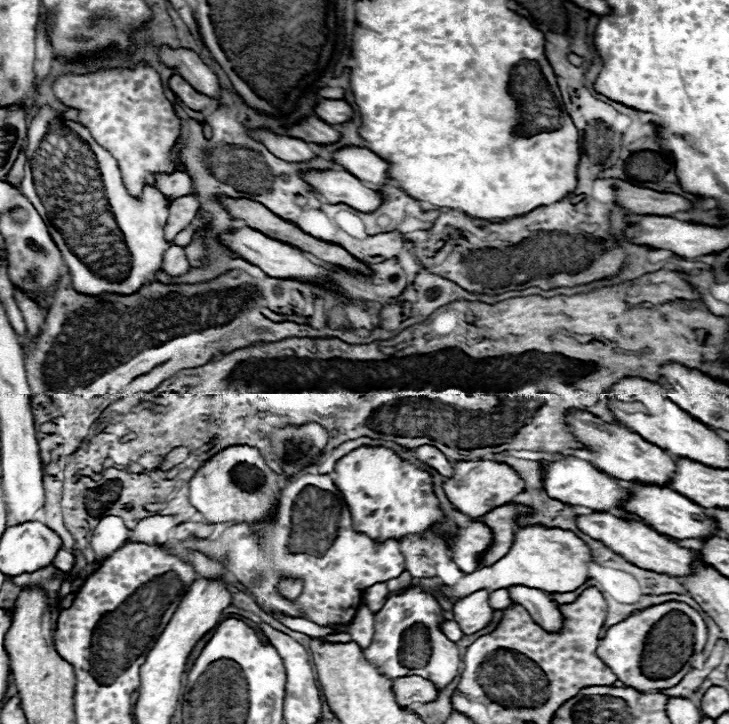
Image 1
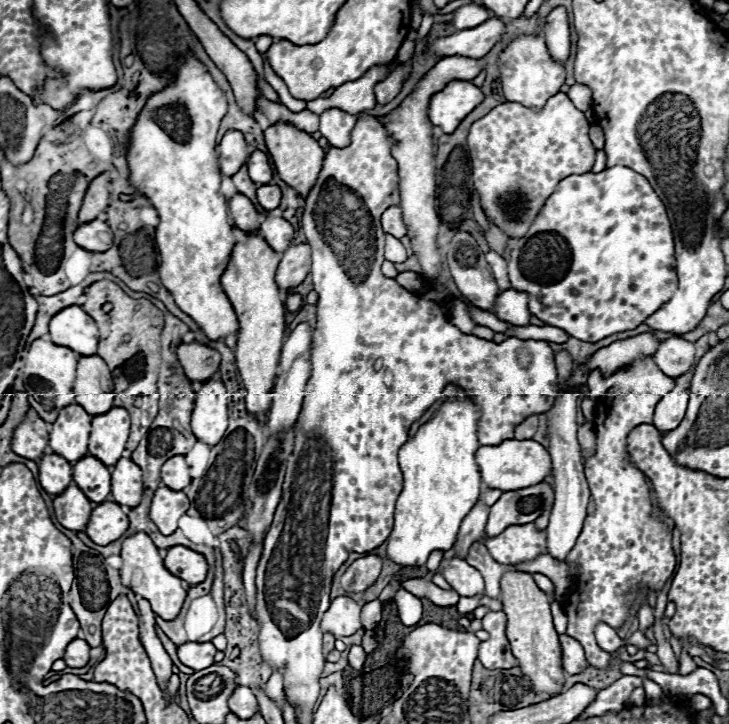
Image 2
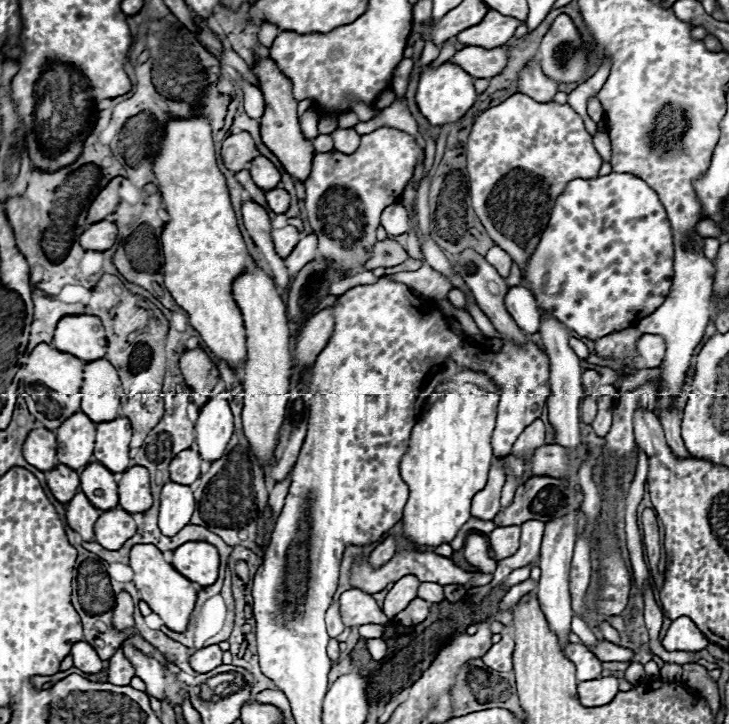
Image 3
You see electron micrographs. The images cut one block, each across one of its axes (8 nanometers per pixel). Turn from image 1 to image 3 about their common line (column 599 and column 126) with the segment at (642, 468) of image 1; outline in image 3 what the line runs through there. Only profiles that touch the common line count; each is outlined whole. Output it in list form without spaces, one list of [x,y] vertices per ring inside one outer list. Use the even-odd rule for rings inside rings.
[[[114,418],[110,422],[100,422],[96,426],[96,460],[112,472],[124,472],[128,468],[128,444],[132,428],[128,418]]]

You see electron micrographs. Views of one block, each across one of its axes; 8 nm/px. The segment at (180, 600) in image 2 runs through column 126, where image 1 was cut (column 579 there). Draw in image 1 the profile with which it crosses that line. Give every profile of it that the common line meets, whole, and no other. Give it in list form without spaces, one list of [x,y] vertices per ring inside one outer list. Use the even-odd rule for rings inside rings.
[[[526,526],[516,530],[516,540],[510,552],[500,558],[492,566],[484,566],[472,574],[466,574],[456,585],[443,585],[438,592],[447,597],[464,598],[482,588],[510,588],[510,586],[526,586],[536,588],[546,594],[552,592],[574,592],[582,586],[588,574],[588,562],[592,562],[592,552],[586,542],[582,542],[574,532],[560,528],[544,528],[544,526]]]

